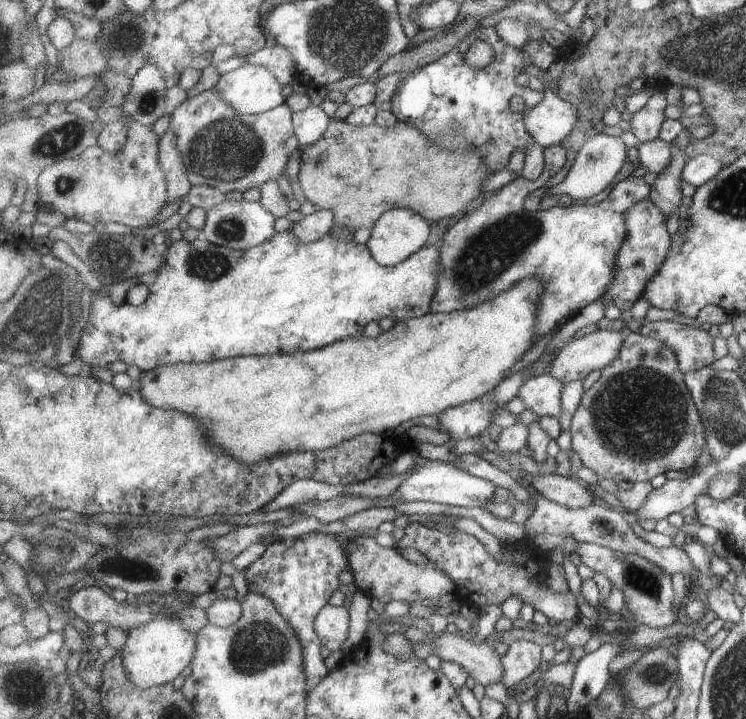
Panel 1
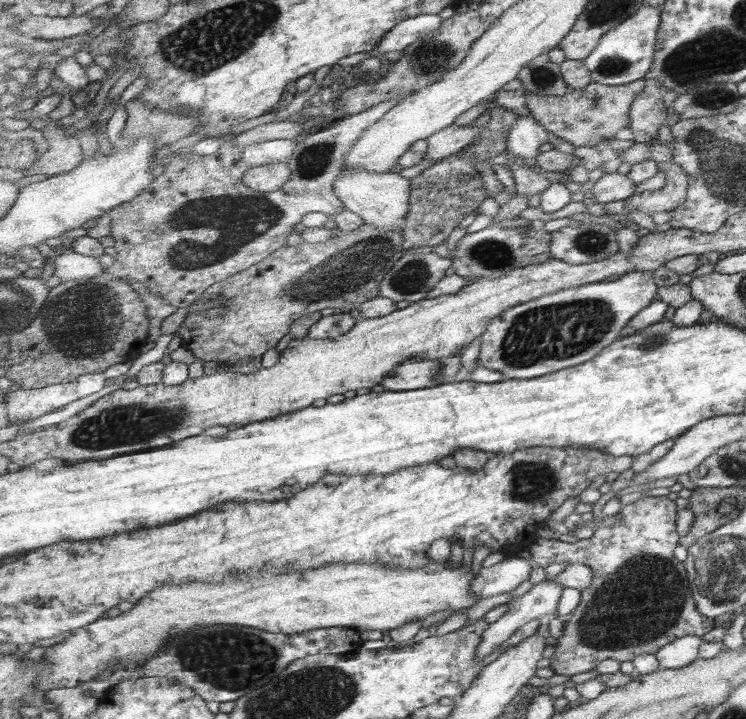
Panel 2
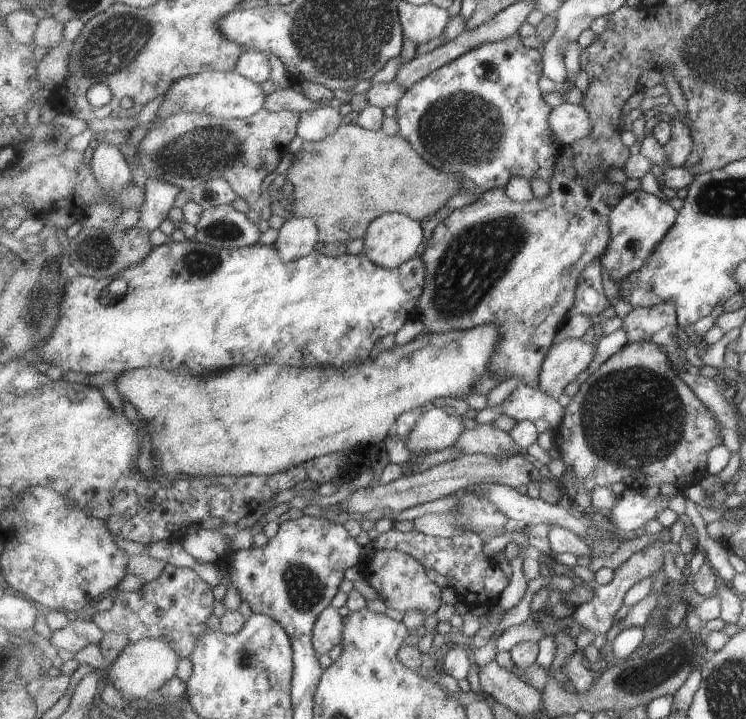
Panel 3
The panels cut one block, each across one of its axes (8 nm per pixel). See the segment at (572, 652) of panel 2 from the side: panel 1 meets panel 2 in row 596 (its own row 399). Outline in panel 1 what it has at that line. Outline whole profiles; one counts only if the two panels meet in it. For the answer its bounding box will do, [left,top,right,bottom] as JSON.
[569,332,708,484]

